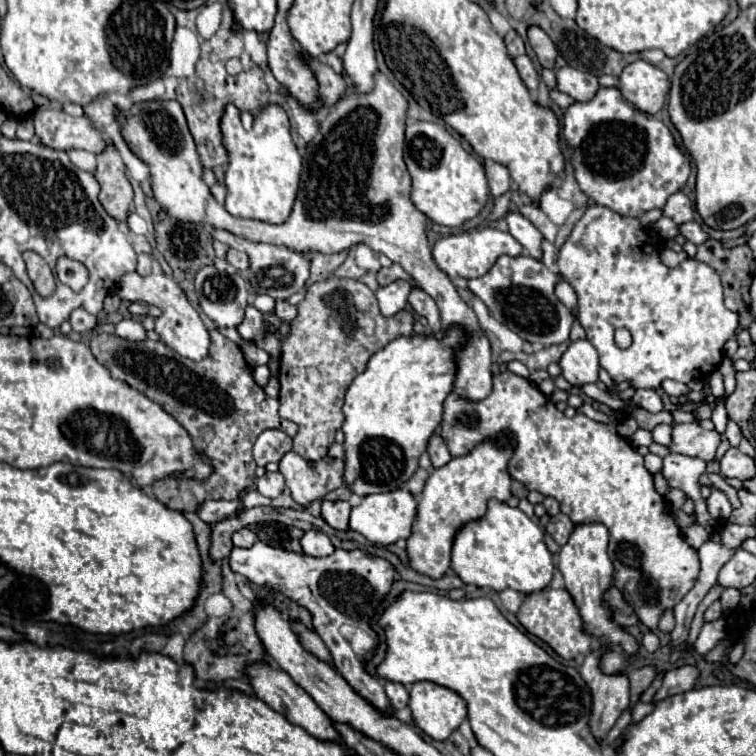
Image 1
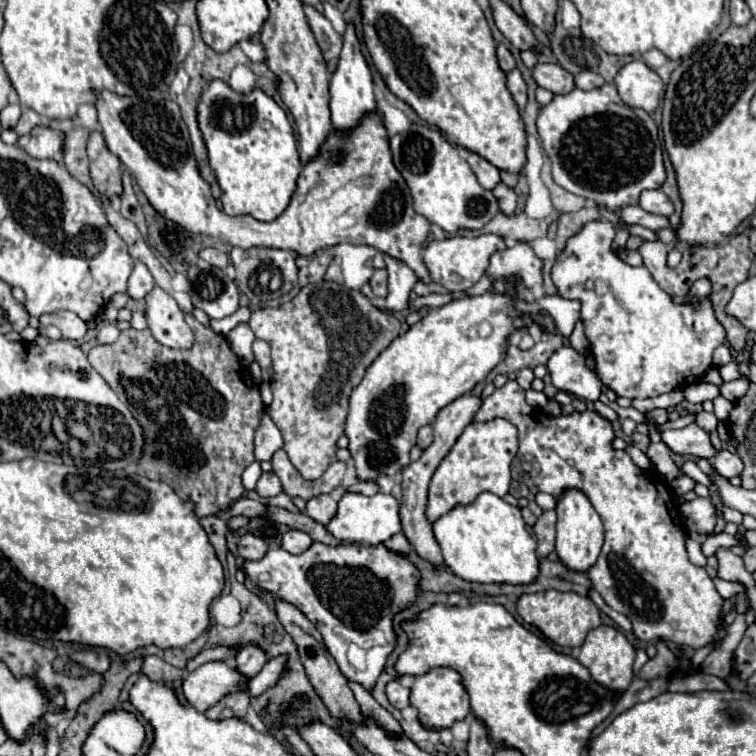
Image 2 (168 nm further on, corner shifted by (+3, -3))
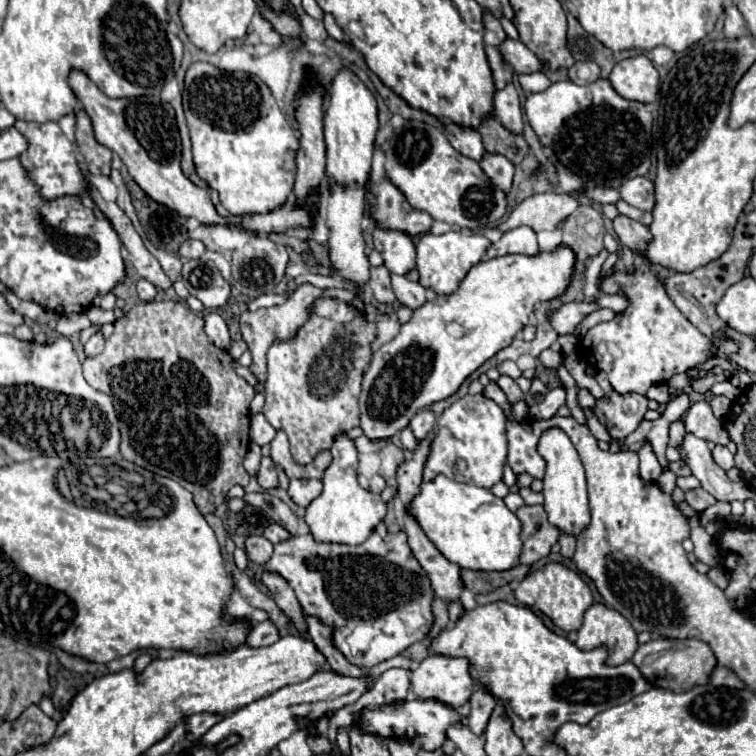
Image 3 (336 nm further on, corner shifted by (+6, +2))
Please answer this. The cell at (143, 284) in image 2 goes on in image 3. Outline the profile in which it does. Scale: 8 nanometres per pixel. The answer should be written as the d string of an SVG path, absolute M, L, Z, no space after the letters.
M140 279L140 281L138 281L138 297L140 297L142 301L152 301L154 295L156 295L156 287L154 287L150 281Z

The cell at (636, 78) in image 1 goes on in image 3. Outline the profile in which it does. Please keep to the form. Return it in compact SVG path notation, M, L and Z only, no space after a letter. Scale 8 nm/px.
M644 55L616 63L610 73L610 83L624 99L640 103L652 103L660 89L658 71Z

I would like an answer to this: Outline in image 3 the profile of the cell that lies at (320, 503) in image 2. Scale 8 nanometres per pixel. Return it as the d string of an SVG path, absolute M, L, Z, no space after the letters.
M292 479L288 487L288 495L298 507L308 507L320 493L322 493L322 481L312 481L312 479L308 481Z

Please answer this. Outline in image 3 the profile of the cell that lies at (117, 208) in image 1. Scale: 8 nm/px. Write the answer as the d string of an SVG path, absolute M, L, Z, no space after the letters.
M84 111L76 113L76 145L92 175L110 175L112 153L94 139L92 121Z

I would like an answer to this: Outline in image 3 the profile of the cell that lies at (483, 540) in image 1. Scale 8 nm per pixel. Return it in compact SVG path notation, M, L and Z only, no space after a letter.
M440 475L430 483L422 483L420 493L412 499L410 513L438 551L462 569L508 571L518 565L522 551L520 519L490 489L458 483Z

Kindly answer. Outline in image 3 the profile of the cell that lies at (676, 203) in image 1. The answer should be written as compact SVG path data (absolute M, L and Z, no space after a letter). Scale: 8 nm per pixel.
M636 177L632 181L626 181L620 187L620 197L638 209L644 211L652 211L656 205L656 197L654 197L654 183L648 181L646 177Z

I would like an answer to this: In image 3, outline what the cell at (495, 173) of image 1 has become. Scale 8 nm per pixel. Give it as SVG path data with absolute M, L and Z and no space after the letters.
M446 125L446 135L448 135L452 147L458 153L462 153L464 157L474 159L476 163L480 163L484 159L486 149L484 149L484 143L482 143L480 133L472 131L472 129L458 127L458 125Z

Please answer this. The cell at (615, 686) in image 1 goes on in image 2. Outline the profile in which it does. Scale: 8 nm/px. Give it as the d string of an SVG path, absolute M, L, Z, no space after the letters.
M601 624L595 630L589 630L589 634L581 646L581 654L579 654L579 662L589 668L591 676L595 680L599 684L605 684L607 688L617 690L617 692L625 692L627 686L631 684L633 660L635 660L633 644L625 638L625 634L621 630L617 630L613 626L605 626L605 624Z

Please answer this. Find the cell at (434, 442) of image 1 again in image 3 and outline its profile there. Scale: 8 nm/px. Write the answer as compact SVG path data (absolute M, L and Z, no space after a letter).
M428 409L420 411L420 413L410 421L410 429L412 429L412 433L414 433L414 437L416 437L418 441L422 441L426 435L430 435L432 429L434 429L434 425L436 425L436 417L434 417L434 413L428 411Z

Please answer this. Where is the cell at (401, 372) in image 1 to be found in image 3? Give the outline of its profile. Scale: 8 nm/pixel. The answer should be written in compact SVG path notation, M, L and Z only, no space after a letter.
M558 247L554 253L538 253L534 257L526 255L494 257L474 265L460 283L458 291L450 295L440 295L418 307L412 313L412 319L400 327L400 333L374 353L372 363L362 379L362 393L358 397L358 407L360 407L360 427L364 435L370 441L392 439L410 425L410 419L418 411L454 395L470 373L474 373L500 349L512 343L516 333L528 323L528 315L534 311L534 303L550 301L566 291L572 267L574 267L574 253L572 249L564 247Z

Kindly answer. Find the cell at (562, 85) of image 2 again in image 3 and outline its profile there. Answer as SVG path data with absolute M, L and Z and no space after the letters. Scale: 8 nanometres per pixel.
M506 39L500 45L500 51L504 55L504 59L512 65L512 69L518 75L526 75L526 73L538 73L544 69L544 63L522 43L522 41L514 41L514 39Z

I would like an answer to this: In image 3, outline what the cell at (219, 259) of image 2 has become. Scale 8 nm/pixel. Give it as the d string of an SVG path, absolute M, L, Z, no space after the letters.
M194 239L184 241L184 245L180 247L180 255L186 259L200 259L206 251L208 251L206 245L202 241L194 241Z

